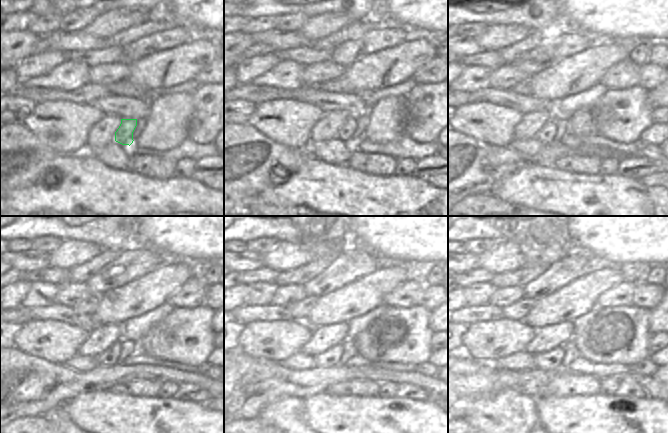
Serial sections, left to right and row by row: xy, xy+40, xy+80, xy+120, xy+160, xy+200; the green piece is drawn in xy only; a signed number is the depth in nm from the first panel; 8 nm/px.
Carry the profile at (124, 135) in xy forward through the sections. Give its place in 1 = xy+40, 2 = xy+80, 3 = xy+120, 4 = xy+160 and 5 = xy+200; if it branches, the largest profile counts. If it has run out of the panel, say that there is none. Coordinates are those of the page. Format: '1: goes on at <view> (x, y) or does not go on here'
1: goes on at xy+40 (349, 127)
2: goes on at xy+80 (563, 127)
3: goes on at xy+120 (109, 357)
4: goes on at xy+160 (330, 358)
5: goes on at xy+200 (550, 361)

